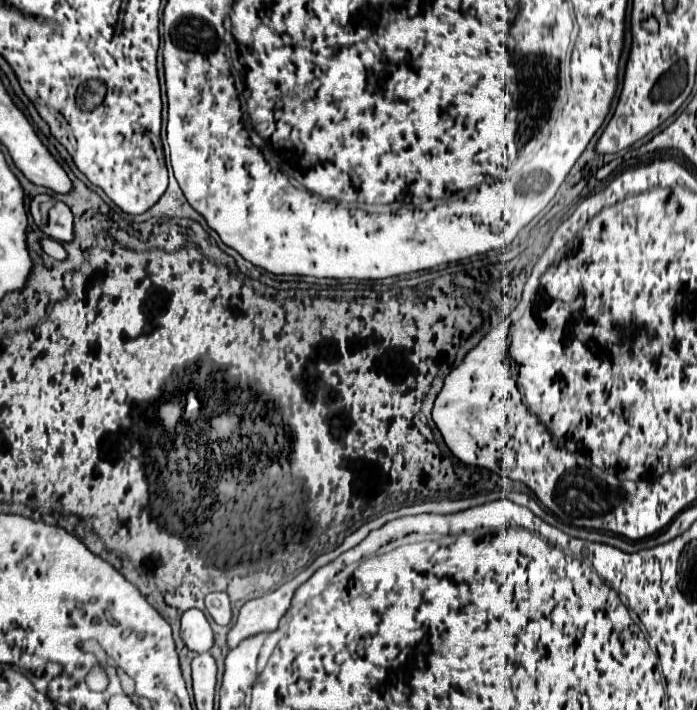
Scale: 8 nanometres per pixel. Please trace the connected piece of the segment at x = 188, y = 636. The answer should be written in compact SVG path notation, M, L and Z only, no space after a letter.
M188 609L188 611L182 613L180 637L186 643L186 647L190 651L196 651L196 653L208 651L212 647L212 643L214 643L210 623L204 617L204 613L198 611L198 609Z

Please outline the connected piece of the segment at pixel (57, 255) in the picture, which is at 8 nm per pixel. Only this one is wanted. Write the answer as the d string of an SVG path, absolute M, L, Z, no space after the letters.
M50 237L40 239L40 247L42 247L42 251L44 251L46 255L50 255L50 257L54 257L54 259L66 259L66 249L64 249L58 241L54 241L54 239L50 239Z

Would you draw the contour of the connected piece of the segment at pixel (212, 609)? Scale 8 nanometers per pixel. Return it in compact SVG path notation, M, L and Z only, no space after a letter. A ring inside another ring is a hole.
M208 593L206 599L206 611L218 625L228 625L232 617L232 603L226 593Z

